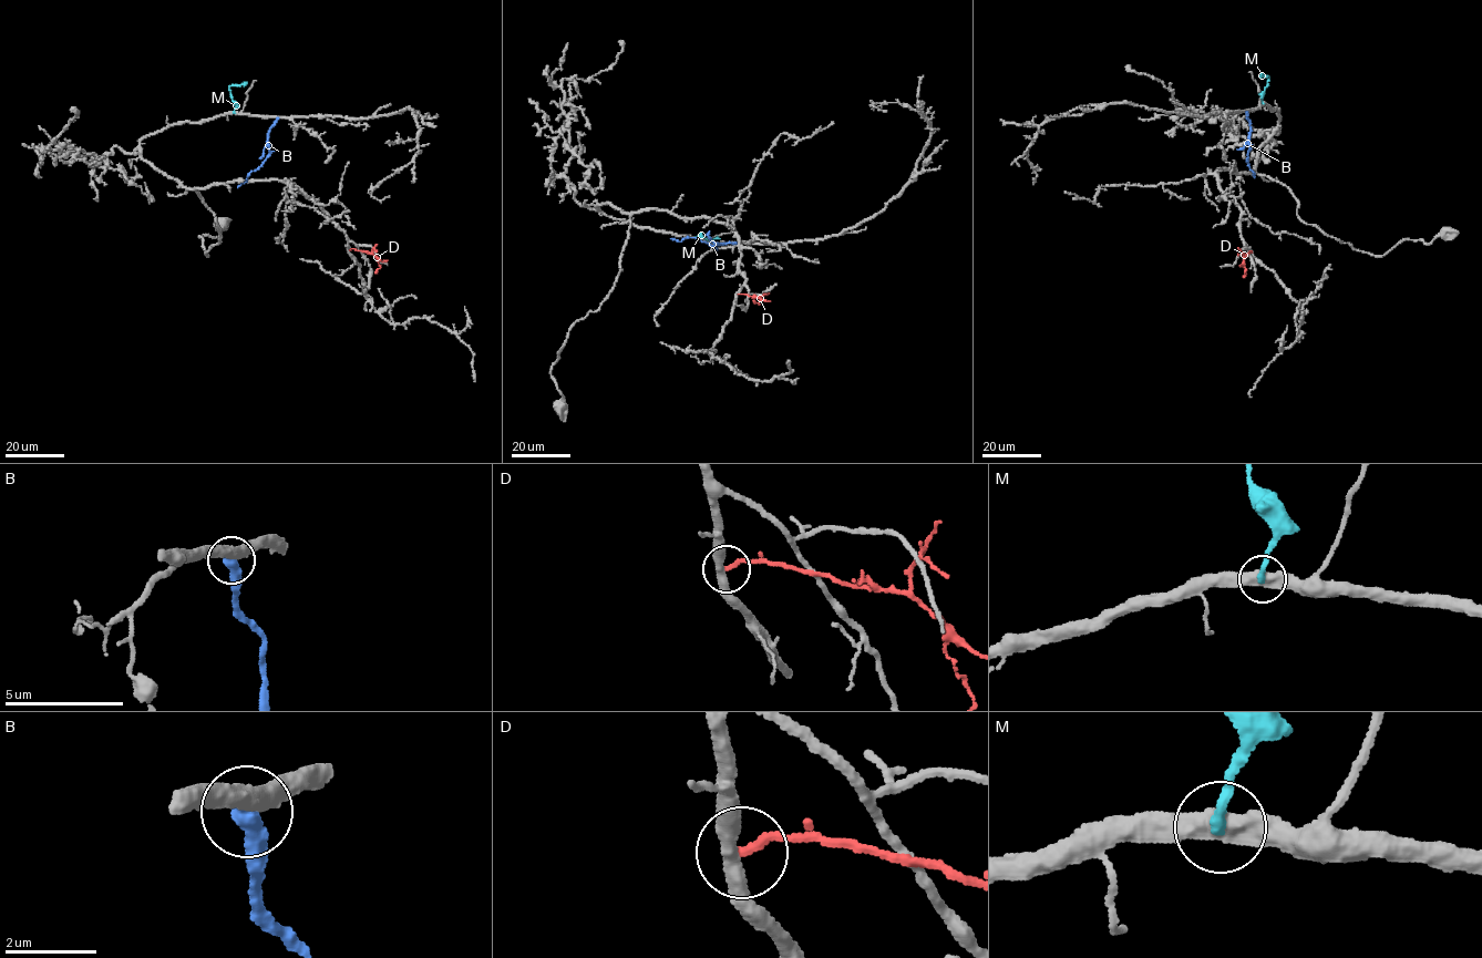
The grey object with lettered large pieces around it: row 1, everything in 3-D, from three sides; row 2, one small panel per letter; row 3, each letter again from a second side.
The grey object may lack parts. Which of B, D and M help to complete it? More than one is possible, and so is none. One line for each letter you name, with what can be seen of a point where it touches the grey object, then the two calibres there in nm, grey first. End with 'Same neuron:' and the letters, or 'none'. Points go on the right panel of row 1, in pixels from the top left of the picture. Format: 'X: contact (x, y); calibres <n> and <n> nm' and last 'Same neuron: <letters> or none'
M: contact (1263, 103); calibres 480 and 220 nm
Same neuron: M

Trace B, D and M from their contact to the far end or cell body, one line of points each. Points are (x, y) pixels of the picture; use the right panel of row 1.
B: (1246, 112), (1249, 122), (1246, 161), (1254, 177)
D: (1252, 253), (1243, 257), (1244, 277)
M: (1263, 103), (1268, 78), (1262, 73)

